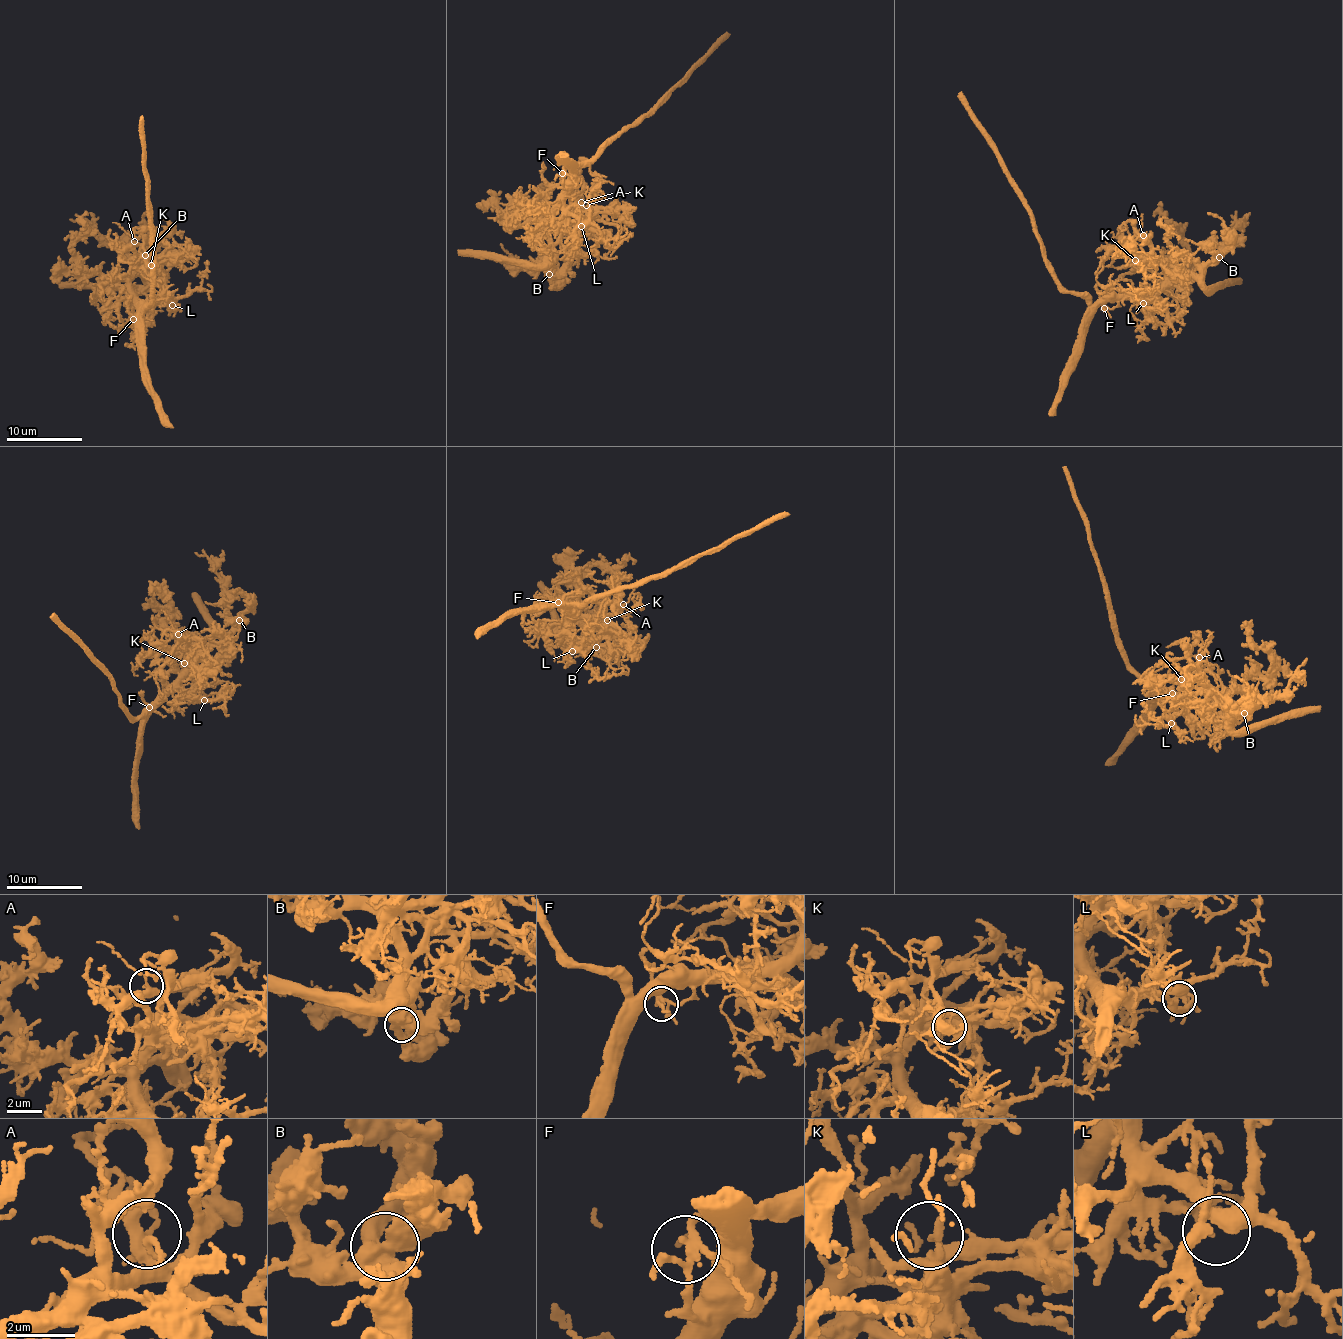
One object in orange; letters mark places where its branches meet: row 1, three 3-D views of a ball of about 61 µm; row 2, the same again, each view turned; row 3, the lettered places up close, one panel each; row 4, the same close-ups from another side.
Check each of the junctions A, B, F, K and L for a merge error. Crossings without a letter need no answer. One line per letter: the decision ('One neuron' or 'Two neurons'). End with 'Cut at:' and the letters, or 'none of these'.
A: One neuron
B: One neuron
F: One neuron
K: Two neurons
L: One neuron
Cut at: K

